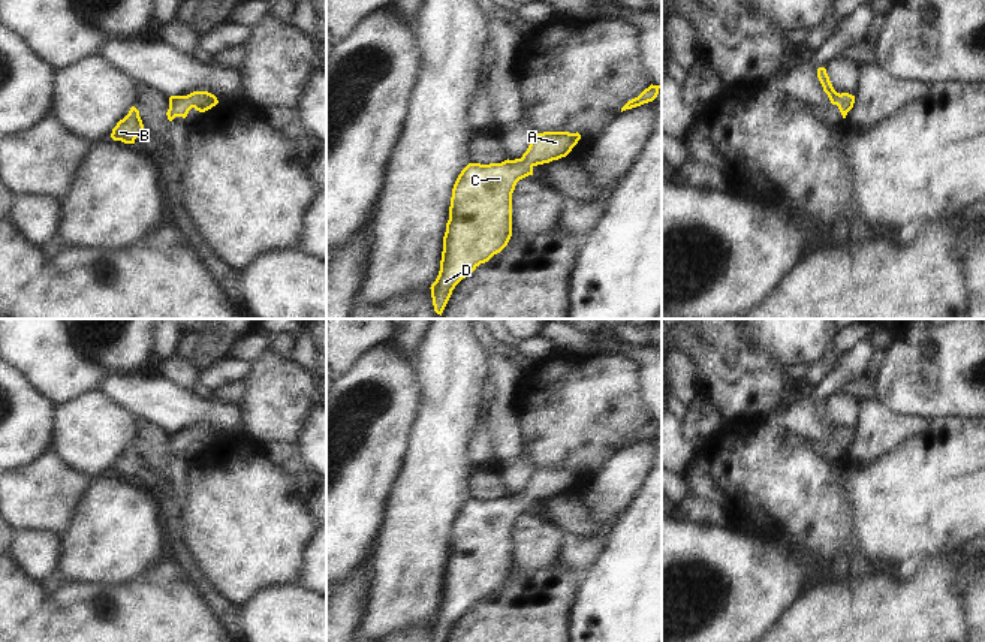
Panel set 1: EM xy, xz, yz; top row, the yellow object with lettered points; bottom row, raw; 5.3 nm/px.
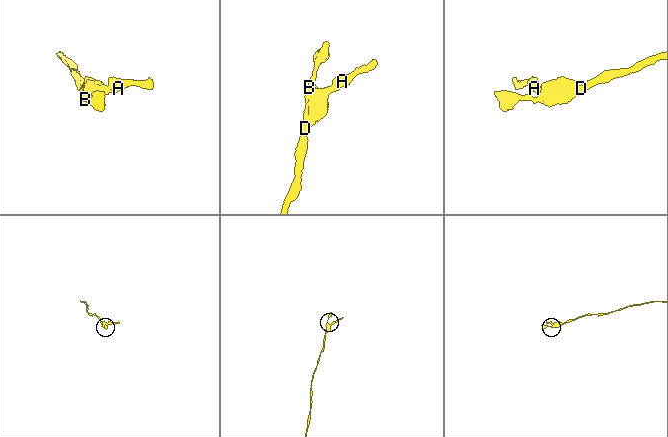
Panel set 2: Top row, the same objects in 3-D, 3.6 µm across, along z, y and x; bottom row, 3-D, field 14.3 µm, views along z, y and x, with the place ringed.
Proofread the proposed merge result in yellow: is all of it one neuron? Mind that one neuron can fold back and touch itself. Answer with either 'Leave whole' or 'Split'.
Leave whole

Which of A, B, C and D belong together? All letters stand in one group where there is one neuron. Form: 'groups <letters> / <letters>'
groups A B C D

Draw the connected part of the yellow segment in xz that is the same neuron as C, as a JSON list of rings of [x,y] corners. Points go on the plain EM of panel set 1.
[[[536,468],[521,494],[469,498],[458,510],[443,572],[440,606],[431,620],[434,642],[446,642],[455,621],[500,588],[512,572],[512,528],[533,503],[566,492],[581,470]]]

